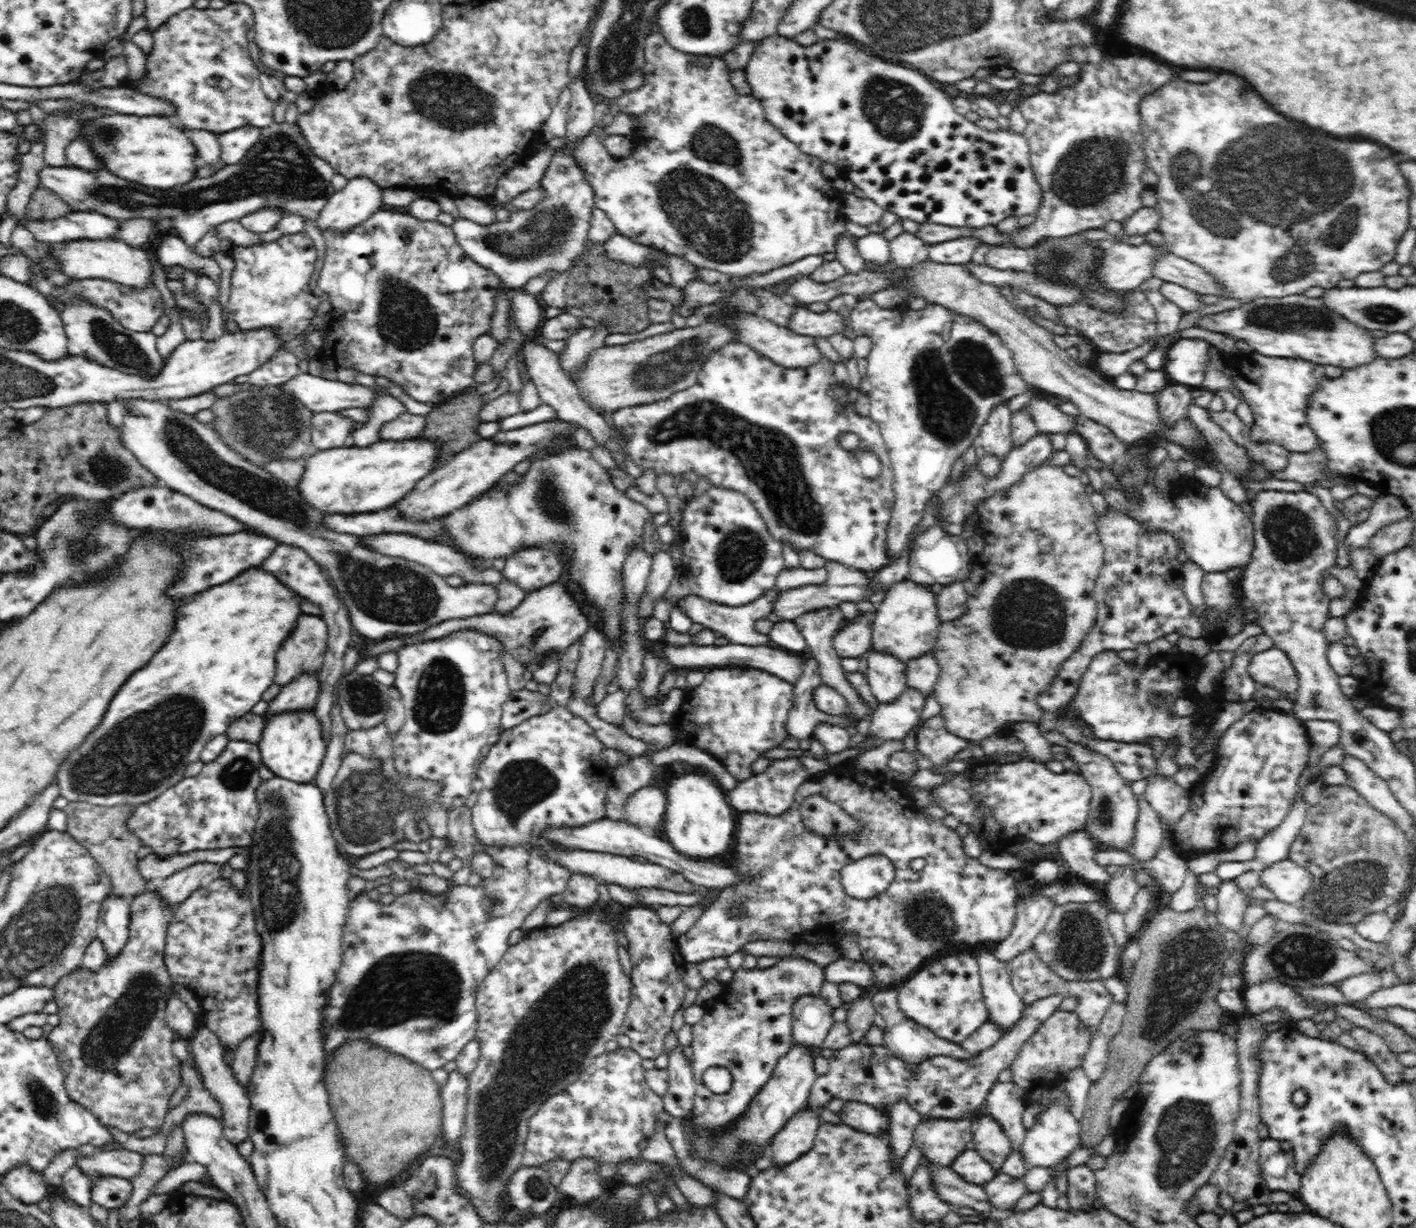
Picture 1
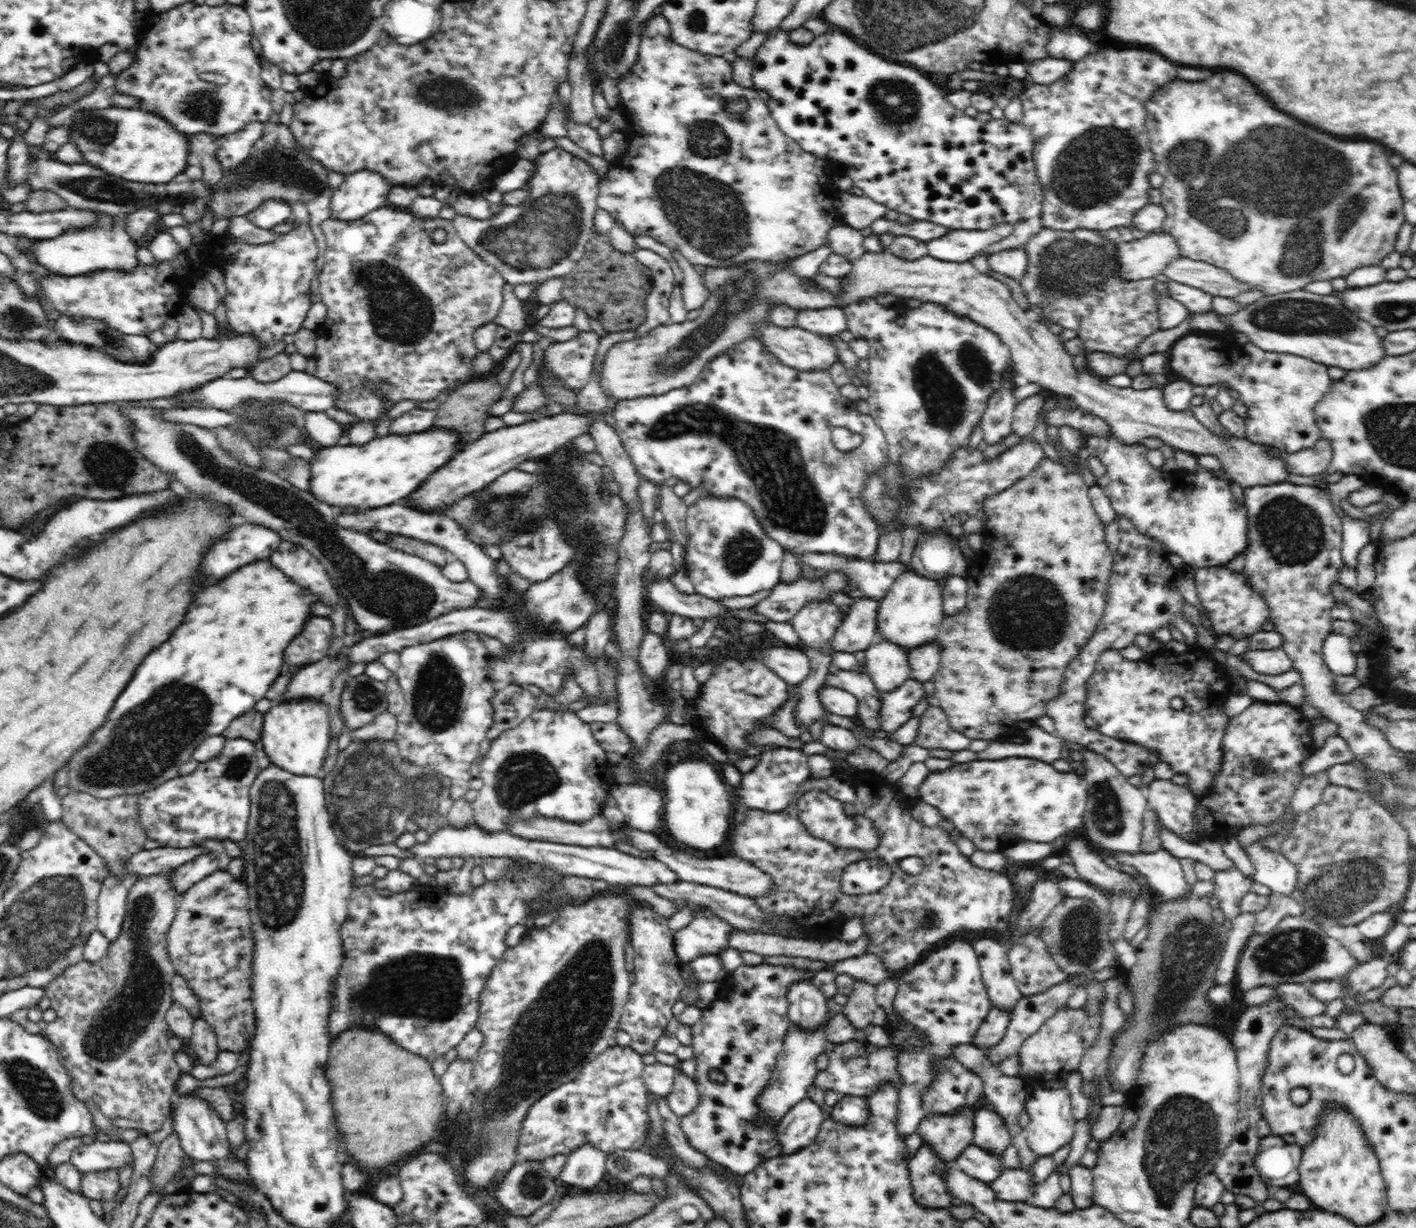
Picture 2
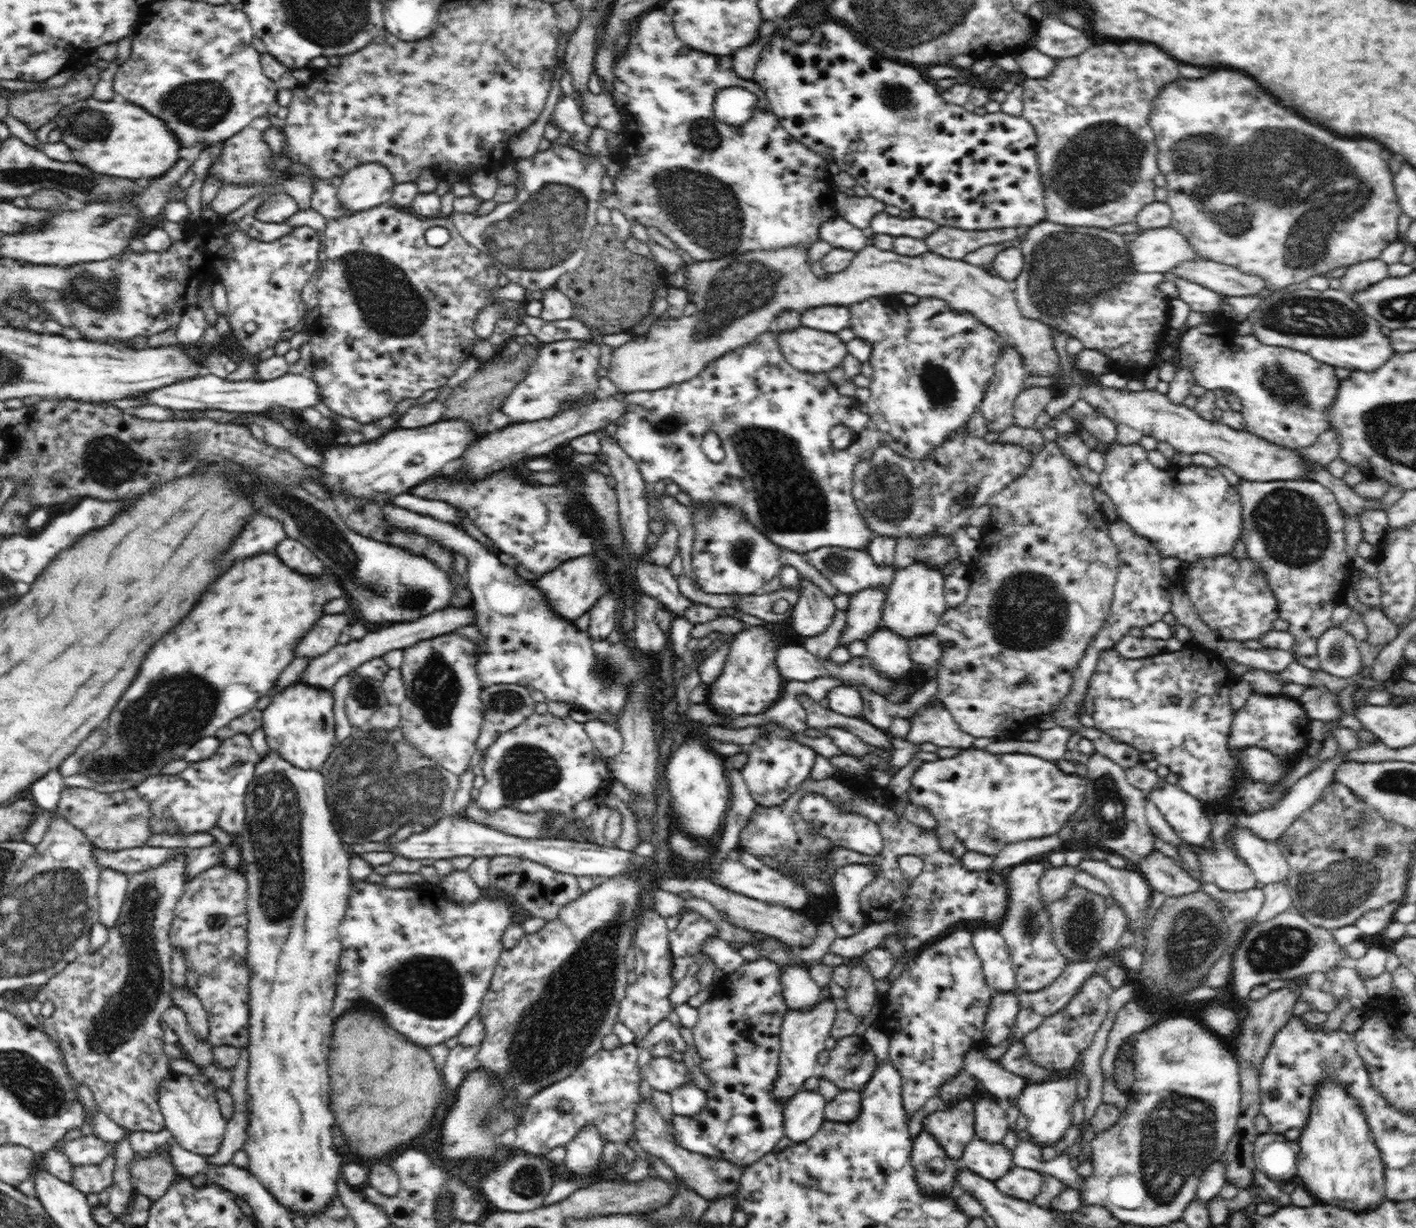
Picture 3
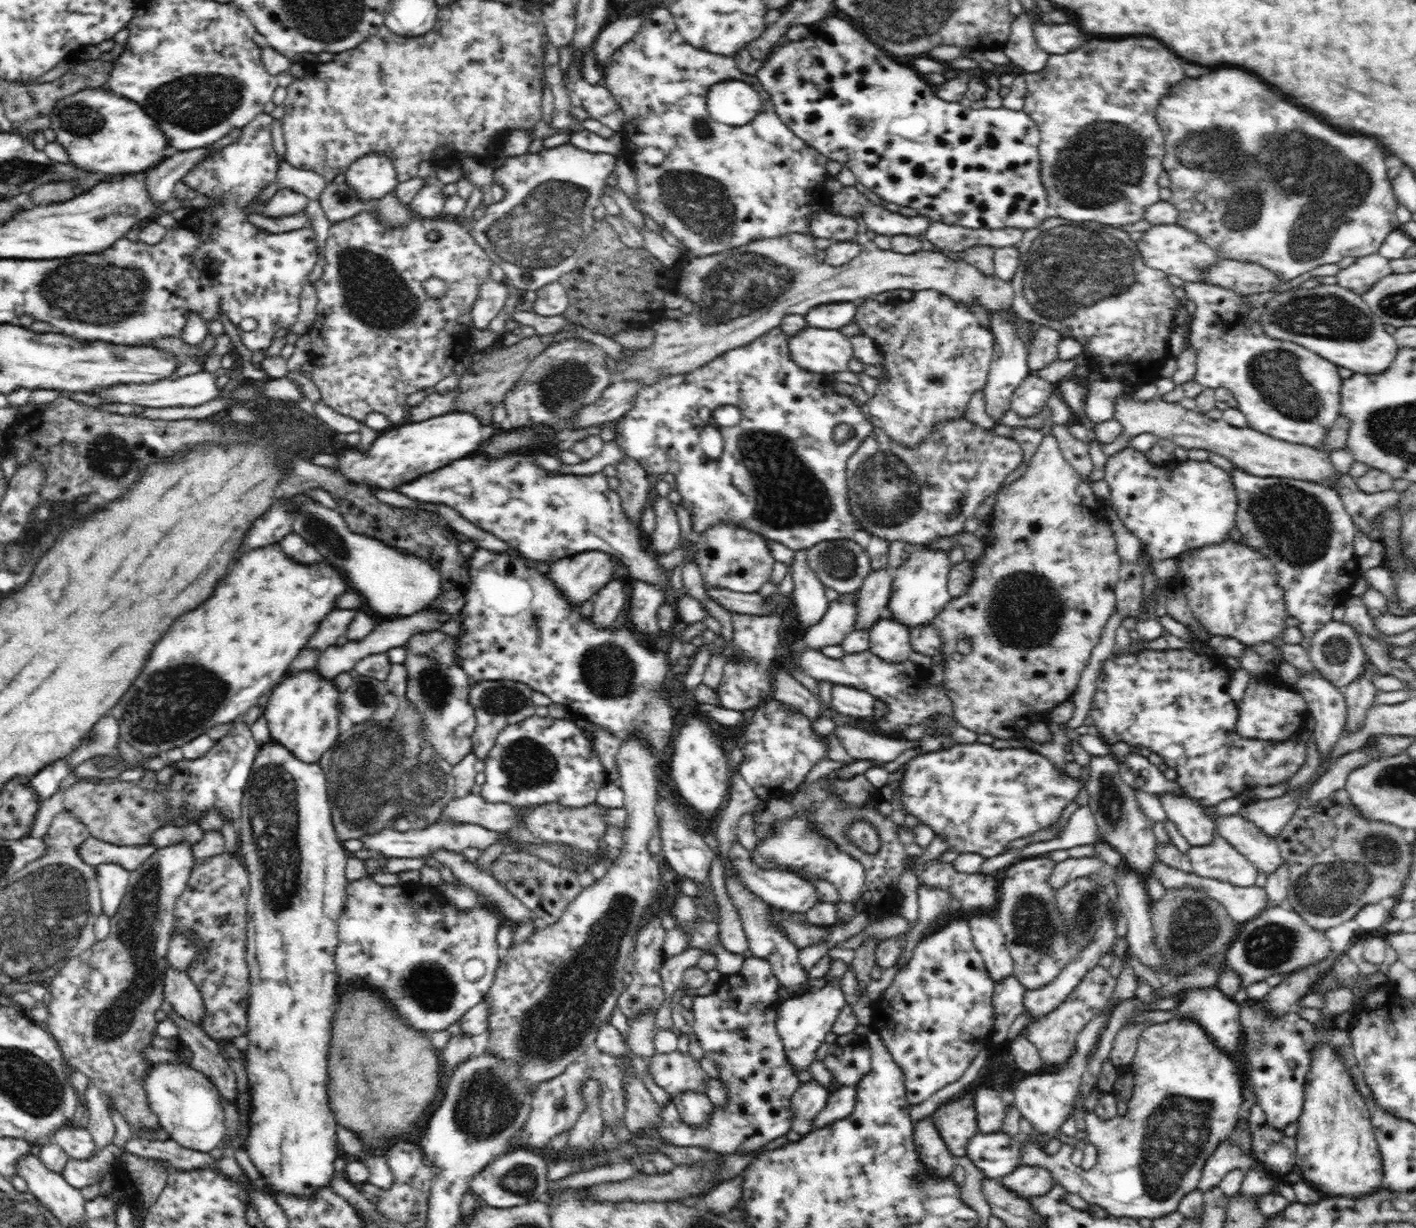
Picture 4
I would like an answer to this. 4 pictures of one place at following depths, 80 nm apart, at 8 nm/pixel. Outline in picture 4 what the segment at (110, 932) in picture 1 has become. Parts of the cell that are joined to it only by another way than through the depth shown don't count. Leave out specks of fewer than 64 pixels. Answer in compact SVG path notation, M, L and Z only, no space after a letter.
M113 862L98 864L94 870L100 888L102 910L107 916L114 916L121 906L129 885L130 871Z

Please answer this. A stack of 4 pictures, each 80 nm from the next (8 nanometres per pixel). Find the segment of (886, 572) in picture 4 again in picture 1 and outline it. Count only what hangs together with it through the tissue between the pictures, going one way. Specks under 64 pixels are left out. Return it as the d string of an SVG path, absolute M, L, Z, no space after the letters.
M861 612L852 620L845 622L833 638L833 648L840 659L858 659L871 651L872 614Z

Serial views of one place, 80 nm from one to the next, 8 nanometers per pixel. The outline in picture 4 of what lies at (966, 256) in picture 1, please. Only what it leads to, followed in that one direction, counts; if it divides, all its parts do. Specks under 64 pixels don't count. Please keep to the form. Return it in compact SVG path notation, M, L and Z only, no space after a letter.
M931 220L925 238L939 249L960 253L975 246L1015 247L1022 241L1023 234L1020 228L966 228Z

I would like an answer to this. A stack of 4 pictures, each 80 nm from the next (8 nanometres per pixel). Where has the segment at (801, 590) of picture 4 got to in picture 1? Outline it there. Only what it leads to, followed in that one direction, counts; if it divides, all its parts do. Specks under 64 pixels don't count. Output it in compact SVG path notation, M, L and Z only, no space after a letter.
M838 607L820 608L820 610L812 610L812 612L798 616L793 622L796 623L798 630L800 630L800 633L806 639L806 644L810 647L810 652L812 652L812 659L818 663L818 669L820 669L824 685L834 688L846 699L852 716L855 716L859 721L865 719L872 720L873 712L871 712L869 704L858 695L858 692L853 689L850 682L847 682L848 673L842 668L841 659L833 648L834 635L845 623L842 611Z

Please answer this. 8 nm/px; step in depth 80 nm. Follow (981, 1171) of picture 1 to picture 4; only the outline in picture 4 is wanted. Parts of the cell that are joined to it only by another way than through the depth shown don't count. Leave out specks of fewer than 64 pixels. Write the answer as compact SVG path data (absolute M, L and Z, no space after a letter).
M1002 1131L978 1132L968 1144L966 1157L986 1175L986 1179L999 1180L1020 1166L1025 1146Z

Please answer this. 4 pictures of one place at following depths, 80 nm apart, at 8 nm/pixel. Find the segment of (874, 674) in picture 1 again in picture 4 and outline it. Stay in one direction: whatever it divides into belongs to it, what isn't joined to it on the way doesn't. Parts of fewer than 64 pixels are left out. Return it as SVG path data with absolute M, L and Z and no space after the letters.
M891 616L876 620L869 628L869 650L890 664L909 661L913 649L910 642L910 628Z

